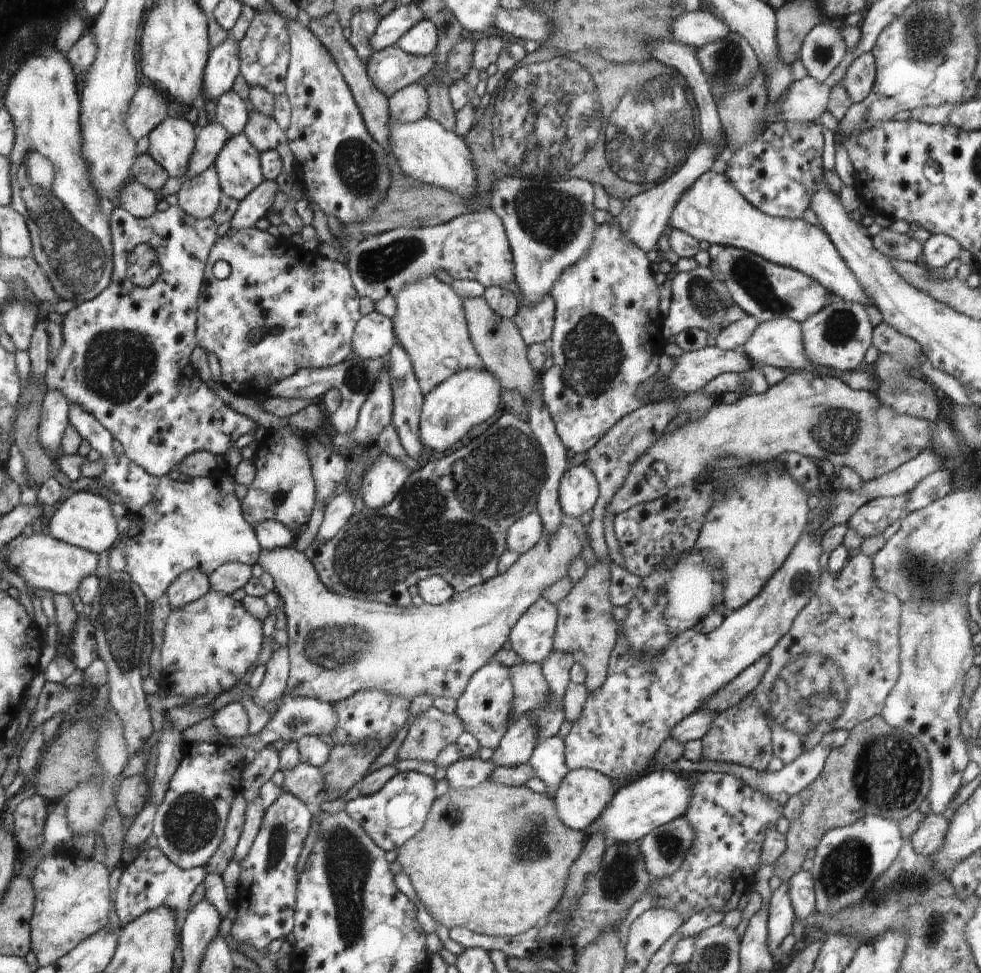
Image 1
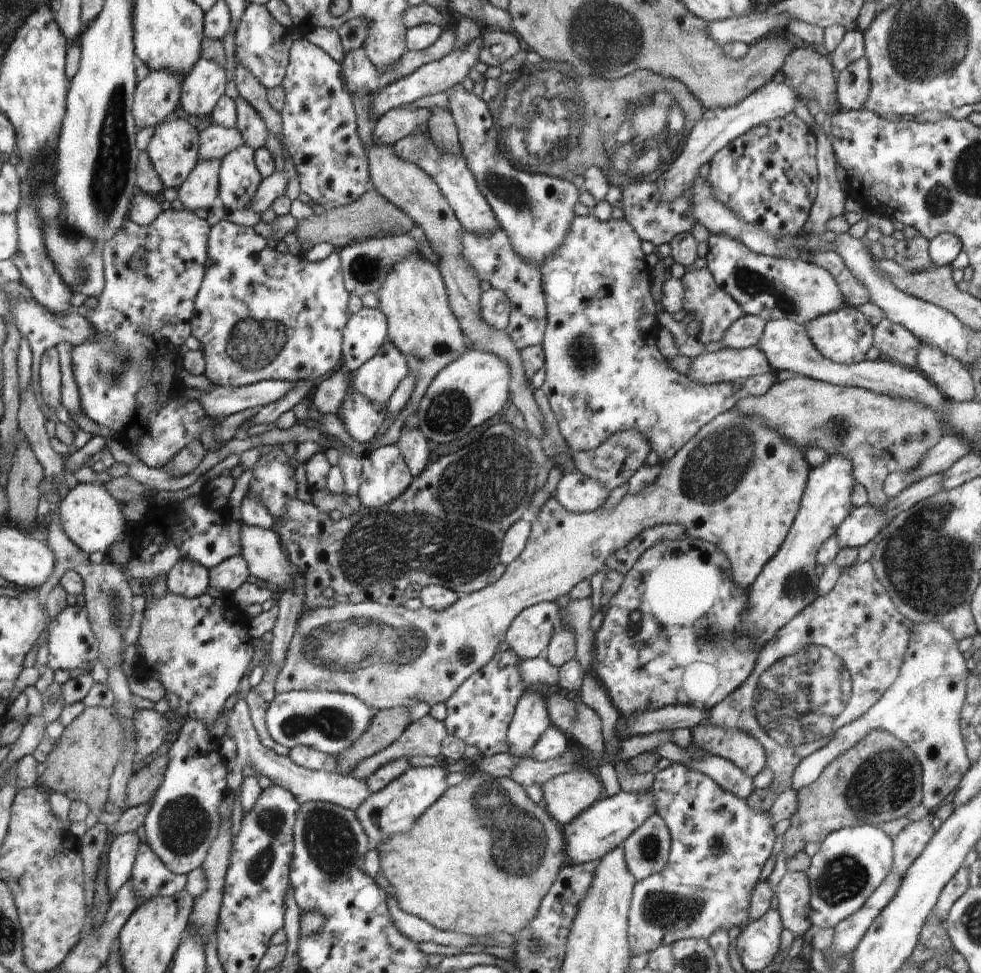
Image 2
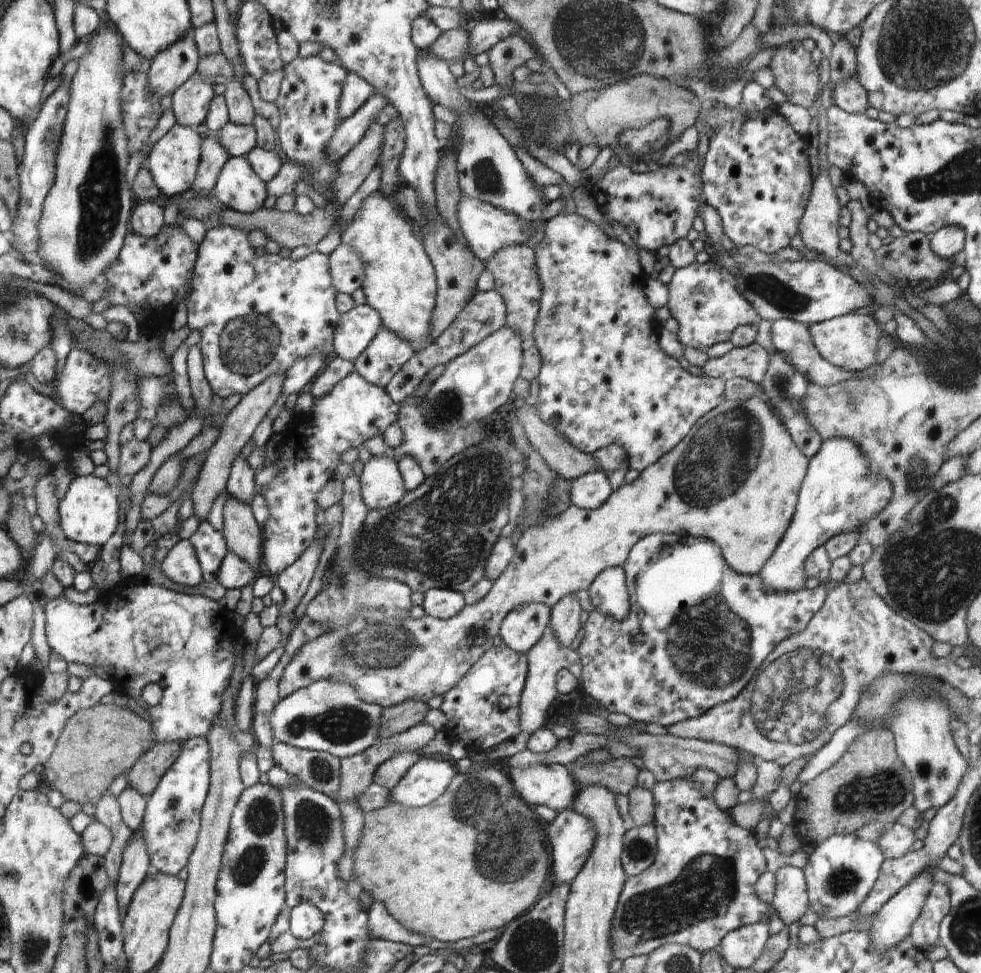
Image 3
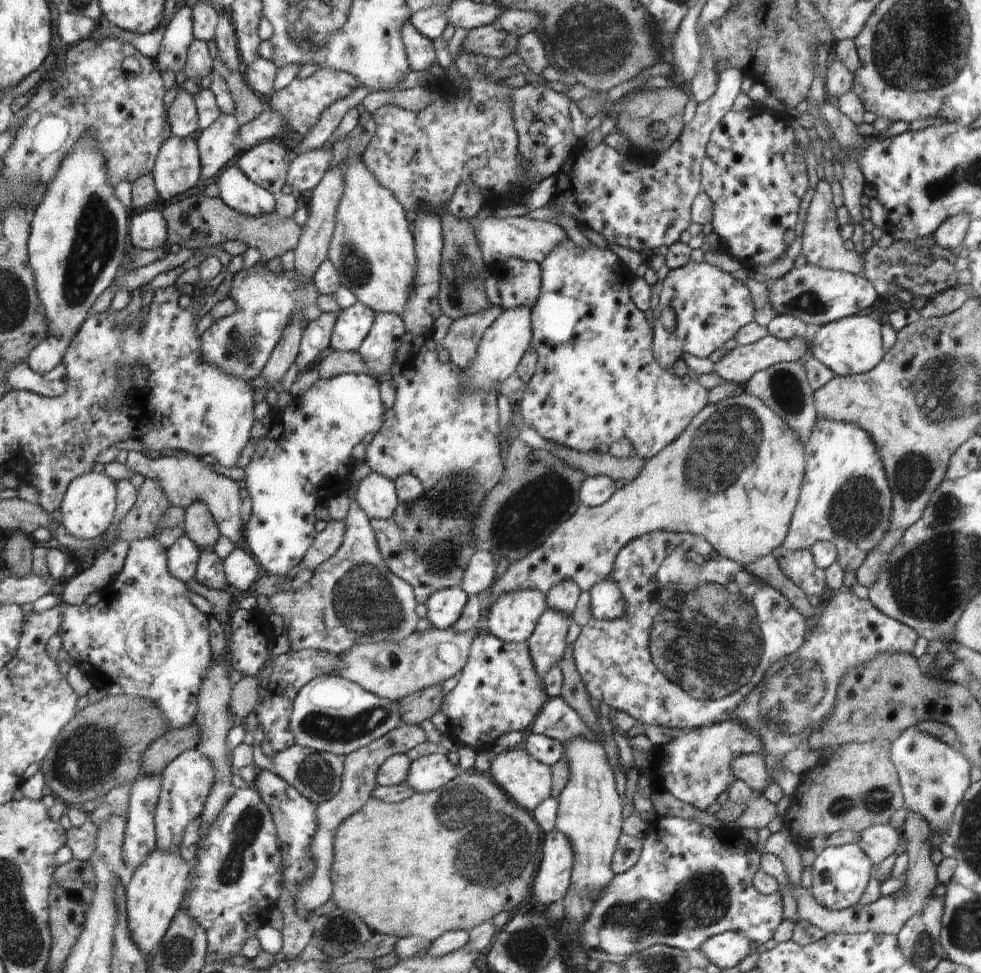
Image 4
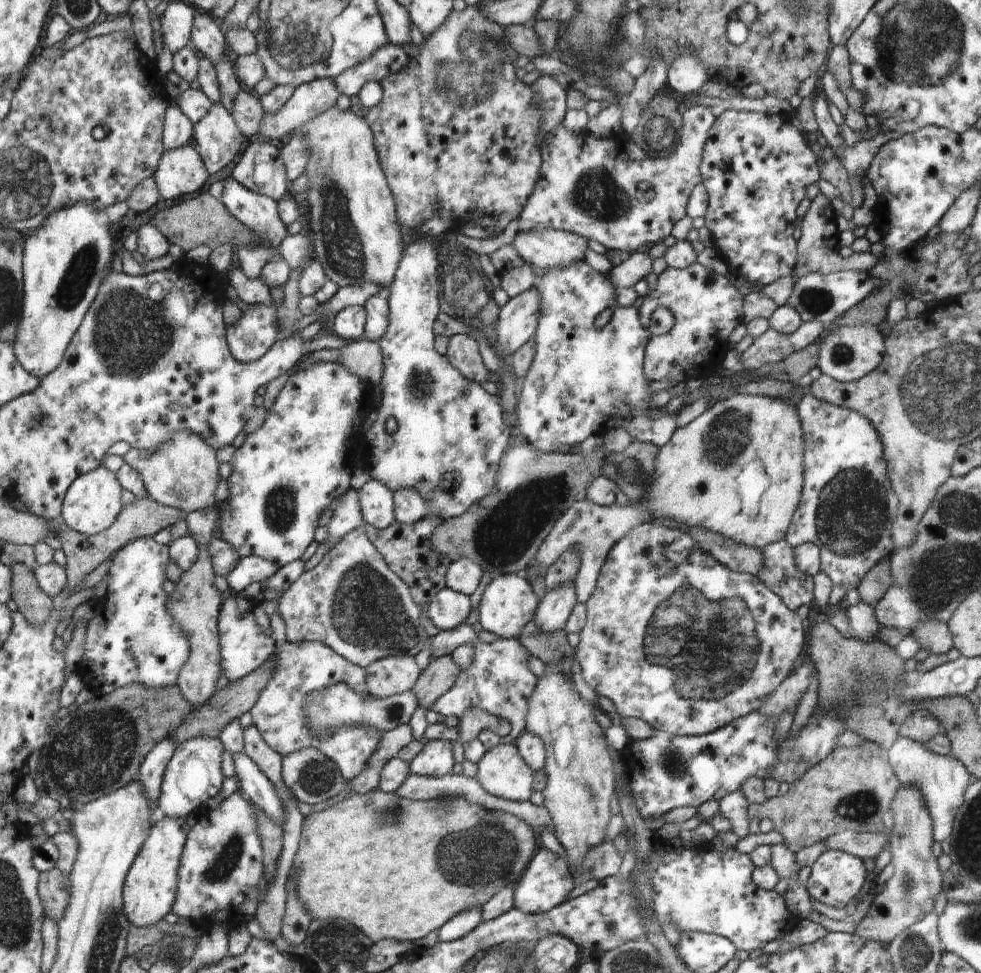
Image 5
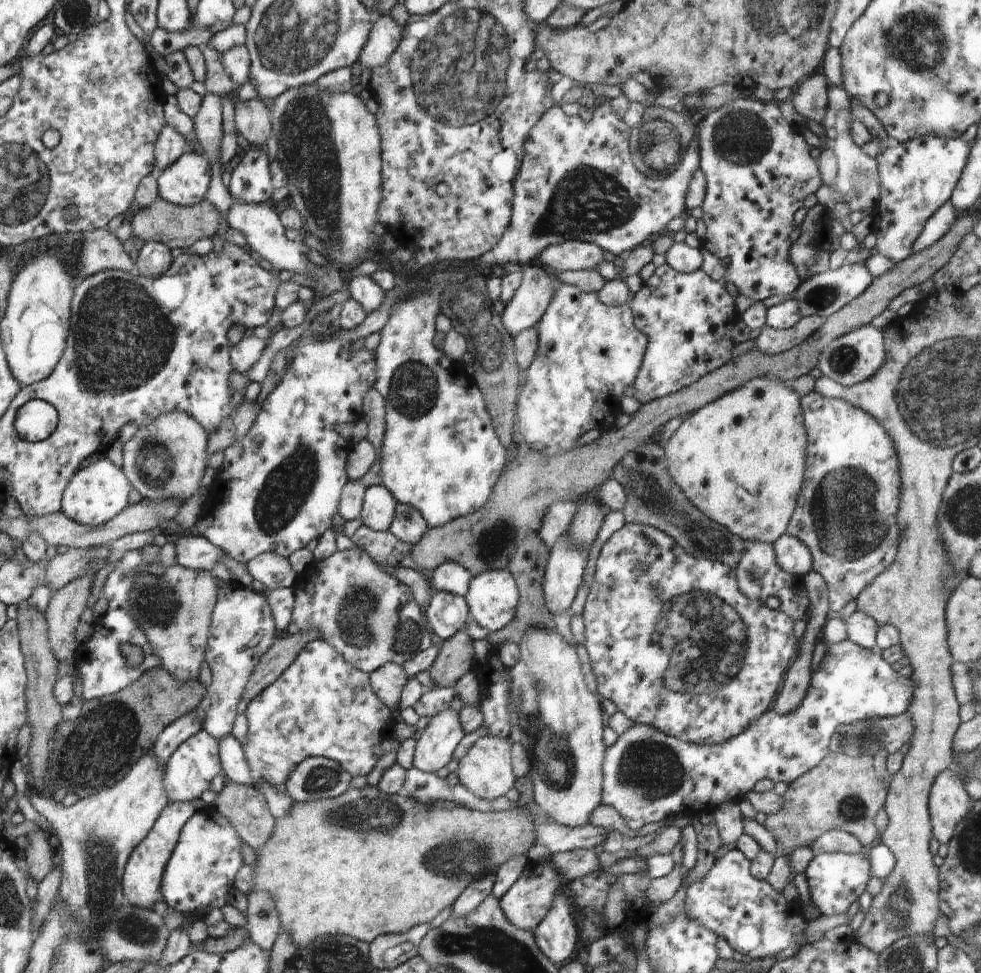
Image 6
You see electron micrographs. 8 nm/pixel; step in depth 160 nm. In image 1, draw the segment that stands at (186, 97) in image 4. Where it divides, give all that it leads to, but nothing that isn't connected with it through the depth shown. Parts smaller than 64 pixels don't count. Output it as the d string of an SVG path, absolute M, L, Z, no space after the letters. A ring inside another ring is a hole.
M228 36L209 58L204 72L204 94L206 102L216 102L222 93L228 92L239 74L239 43Z

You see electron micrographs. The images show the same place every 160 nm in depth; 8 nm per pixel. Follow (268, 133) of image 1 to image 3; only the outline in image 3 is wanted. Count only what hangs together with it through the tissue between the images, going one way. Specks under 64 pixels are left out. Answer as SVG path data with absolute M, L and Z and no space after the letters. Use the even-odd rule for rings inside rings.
M233 79L226 84L226 90L223 93L227 106L229 121L238 125L252 125L256 114L254 107L243 84L238 79Z

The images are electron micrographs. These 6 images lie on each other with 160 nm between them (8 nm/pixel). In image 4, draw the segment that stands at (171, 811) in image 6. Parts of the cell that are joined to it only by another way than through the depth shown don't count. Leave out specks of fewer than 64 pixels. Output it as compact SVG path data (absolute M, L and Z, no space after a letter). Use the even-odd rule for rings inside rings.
M156 846L148 860L137 866L126 884L124 900L128 926L132 940L145 955L152 954L152 950L162 942L173 919L180 912L189 891L191 872L191 864L179 851L164 852Z

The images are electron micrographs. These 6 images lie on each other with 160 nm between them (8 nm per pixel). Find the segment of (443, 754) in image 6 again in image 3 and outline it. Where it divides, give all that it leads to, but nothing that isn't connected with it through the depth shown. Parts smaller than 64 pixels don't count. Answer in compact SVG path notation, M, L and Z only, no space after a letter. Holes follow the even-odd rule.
M420 757L398 781L391 792L391 802L407 807L423 807L440 798L454 778L446 760Z

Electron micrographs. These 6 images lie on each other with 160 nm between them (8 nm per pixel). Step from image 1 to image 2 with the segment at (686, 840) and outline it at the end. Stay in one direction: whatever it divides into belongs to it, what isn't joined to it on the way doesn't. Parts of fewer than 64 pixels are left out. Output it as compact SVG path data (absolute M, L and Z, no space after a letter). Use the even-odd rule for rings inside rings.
M654 812L624 842L622 848L628 859L629 870L638 881L660 873L668 865L672 836L663 818Z

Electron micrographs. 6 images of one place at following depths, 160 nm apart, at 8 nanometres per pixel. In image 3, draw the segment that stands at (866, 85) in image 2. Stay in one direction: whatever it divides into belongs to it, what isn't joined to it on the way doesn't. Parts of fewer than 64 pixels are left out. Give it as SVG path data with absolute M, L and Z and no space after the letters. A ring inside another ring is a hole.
M857 76L836 83L832 86L832 102L849 113L865 114L869 107L867 92Z

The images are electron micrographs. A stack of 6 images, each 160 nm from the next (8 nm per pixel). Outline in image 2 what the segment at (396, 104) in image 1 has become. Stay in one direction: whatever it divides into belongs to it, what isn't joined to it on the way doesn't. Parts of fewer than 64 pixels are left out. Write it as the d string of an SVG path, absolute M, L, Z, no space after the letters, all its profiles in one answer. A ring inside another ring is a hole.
M394 109L388 111L377 120L374 125L371 140L380 145L392 147L401 138L407 137L415 131L415 128L426 123L430 118L427 109L406 110Z

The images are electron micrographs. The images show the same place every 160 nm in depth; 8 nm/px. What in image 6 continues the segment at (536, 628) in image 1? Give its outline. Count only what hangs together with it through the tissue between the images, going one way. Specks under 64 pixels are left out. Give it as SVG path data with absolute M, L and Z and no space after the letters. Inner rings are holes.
M493 569L473 575L468 593L463 597L469 603L474 621L489 632L505 629L516 616L519 592L514 578L507 569Z

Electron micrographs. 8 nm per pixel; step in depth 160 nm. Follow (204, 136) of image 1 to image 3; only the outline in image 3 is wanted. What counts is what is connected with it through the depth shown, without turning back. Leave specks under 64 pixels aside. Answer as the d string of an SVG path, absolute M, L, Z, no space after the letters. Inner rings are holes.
M228 121L214 136L230 157L246 157L257 147L257 131L252 125L238 125Z

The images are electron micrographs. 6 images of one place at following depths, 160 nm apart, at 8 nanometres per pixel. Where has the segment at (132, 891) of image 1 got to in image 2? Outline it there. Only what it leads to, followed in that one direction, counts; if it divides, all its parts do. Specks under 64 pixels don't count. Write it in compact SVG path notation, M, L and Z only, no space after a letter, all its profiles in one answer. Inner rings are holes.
M140 843L129 881L133 884L138 904L142 904L150 897L172 897L184 892L188 878L173 873L148 843Z

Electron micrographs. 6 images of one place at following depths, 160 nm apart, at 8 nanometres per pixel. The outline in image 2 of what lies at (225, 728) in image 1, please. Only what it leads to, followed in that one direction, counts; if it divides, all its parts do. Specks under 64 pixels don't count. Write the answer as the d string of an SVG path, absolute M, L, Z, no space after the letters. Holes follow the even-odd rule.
M238 699L233 706L233 709L230 711L227 727L230 730L230 736L238 744L237 755L228 762L228 788L235 794L238 794L240 790L241 782L243 781L242 768L246 768L246 766L250 766L252 770L255 770L258 776L268 776L272 781L271 784L289 790L294 794L299 804L320 801L343 806L356 812L357 808L372 794L365 780L357 779L350 774L342 774L340 772L311 771L294 764L288 756L285 757L284 755L280 756L276 754L257 735L251 721L249 706L244 699Z

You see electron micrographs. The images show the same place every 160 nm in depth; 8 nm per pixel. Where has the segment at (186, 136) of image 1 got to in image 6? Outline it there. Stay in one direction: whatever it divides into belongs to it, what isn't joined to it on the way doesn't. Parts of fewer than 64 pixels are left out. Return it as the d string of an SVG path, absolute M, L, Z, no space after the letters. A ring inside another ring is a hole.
M187 151L175 160L167 169L156 174L159 197L175 205L195 206L204 200L204 194L210 184L210 165L202 156Z

